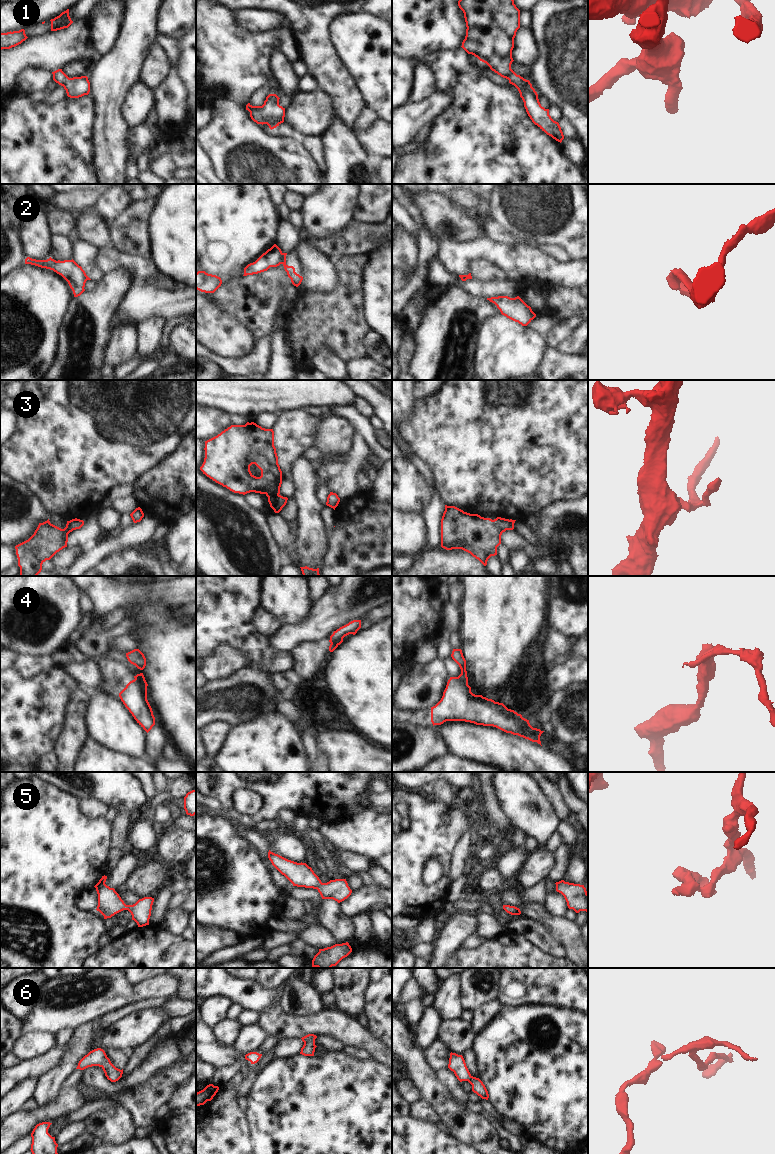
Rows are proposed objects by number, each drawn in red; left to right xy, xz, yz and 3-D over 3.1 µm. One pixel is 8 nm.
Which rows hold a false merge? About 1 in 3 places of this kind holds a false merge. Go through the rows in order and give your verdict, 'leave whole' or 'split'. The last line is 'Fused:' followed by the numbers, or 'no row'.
1: leave whole
2: split
3: leave whole
4: split
5: leave whole
6: leave whole
Fused: 2, 4

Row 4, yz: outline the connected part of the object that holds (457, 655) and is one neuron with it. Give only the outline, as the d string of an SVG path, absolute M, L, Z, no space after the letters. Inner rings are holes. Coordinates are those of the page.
M453 649L451 654L452 659L459 665L461 674L458 676L462 681L468 681L466 671L466 660L461 649Z

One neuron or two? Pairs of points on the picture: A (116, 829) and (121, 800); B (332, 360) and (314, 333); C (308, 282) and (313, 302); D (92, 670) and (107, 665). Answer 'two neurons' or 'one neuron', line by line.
A: two neurons
B: two neurons
C: two neurons
D: two neurons

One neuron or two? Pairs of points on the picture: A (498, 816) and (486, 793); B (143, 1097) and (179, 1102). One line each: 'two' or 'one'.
A: one
B: two

